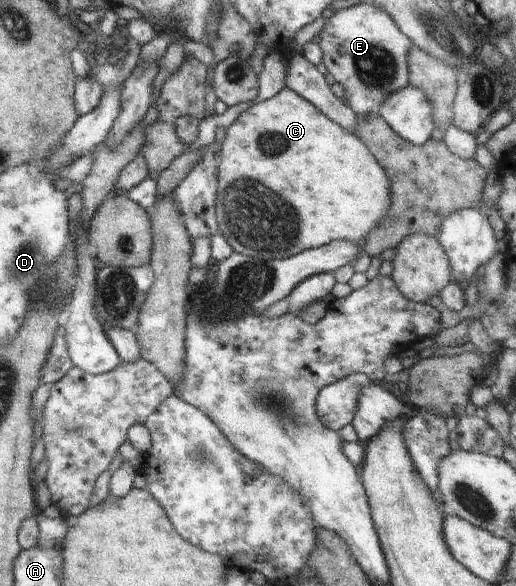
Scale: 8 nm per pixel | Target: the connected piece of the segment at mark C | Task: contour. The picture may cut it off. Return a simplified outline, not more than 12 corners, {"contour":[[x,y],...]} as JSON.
{"contour":[[294,91],[225,129],[234,253],[362,244],[390,185]]}

